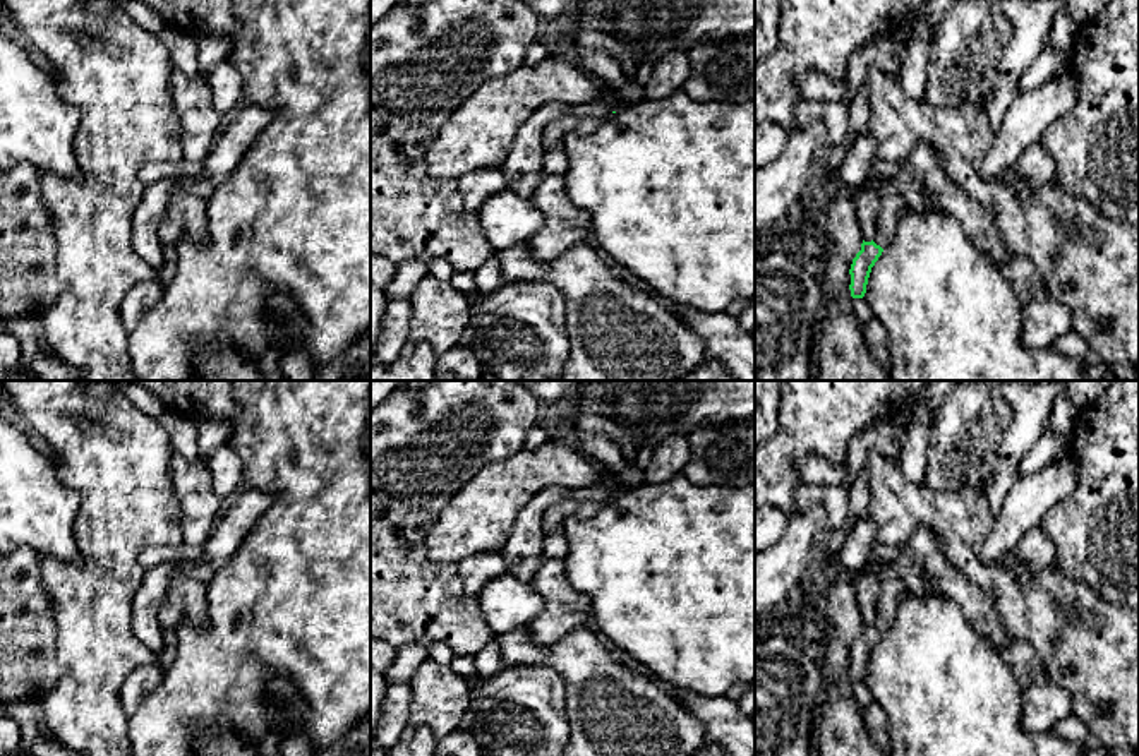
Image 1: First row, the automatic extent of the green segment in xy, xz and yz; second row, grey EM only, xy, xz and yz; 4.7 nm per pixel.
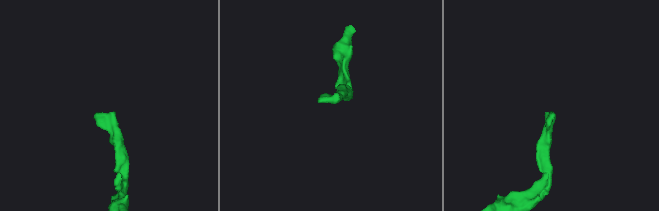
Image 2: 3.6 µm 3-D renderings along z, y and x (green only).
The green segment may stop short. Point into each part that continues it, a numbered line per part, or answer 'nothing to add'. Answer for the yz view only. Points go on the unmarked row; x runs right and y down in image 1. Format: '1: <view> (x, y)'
1: yz (892, 588)

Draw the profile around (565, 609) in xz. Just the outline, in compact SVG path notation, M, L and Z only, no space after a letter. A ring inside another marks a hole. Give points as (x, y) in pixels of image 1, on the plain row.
M547 557L530 585L544 600L542 612L527 626L537 645L552 646L590 624L590 598L571 586L564 559Z

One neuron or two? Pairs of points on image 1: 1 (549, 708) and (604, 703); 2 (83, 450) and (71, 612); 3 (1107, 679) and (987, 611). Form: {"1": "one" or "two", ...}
{"1": "two", "2": "one", "3": "two"}

